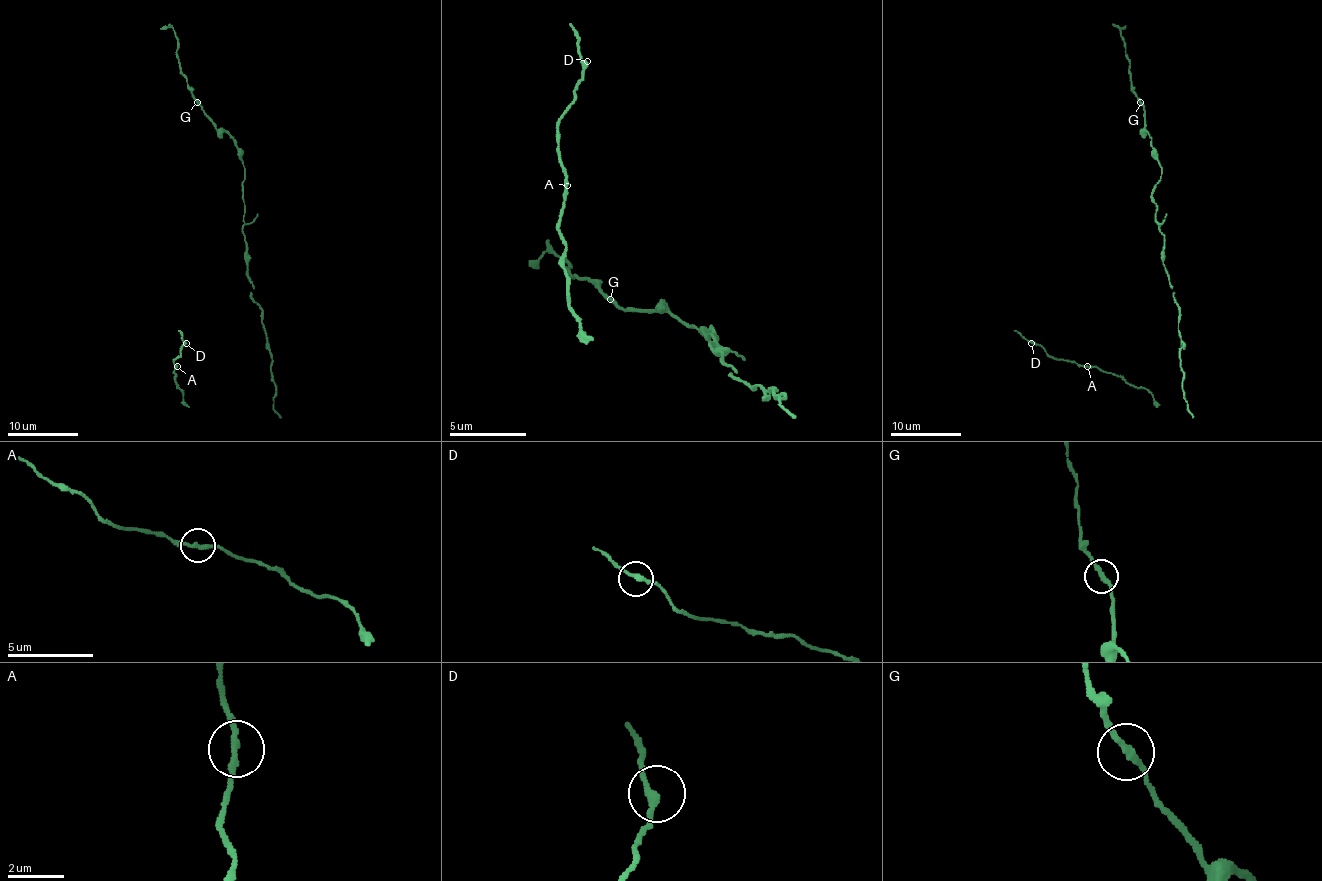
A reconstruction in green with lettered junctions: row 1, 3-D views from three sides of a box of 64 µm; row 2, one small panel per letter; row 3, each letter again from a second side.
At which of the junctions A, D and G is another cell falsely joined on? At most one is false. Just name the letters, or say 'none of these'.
none of these

